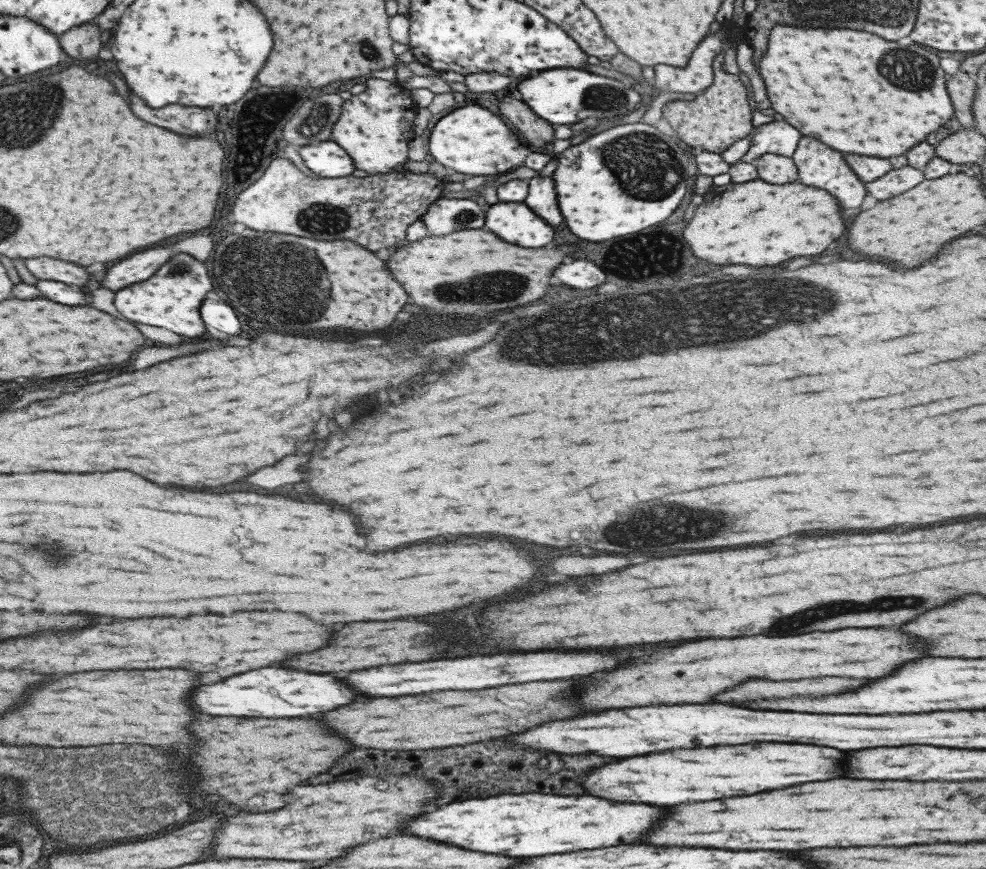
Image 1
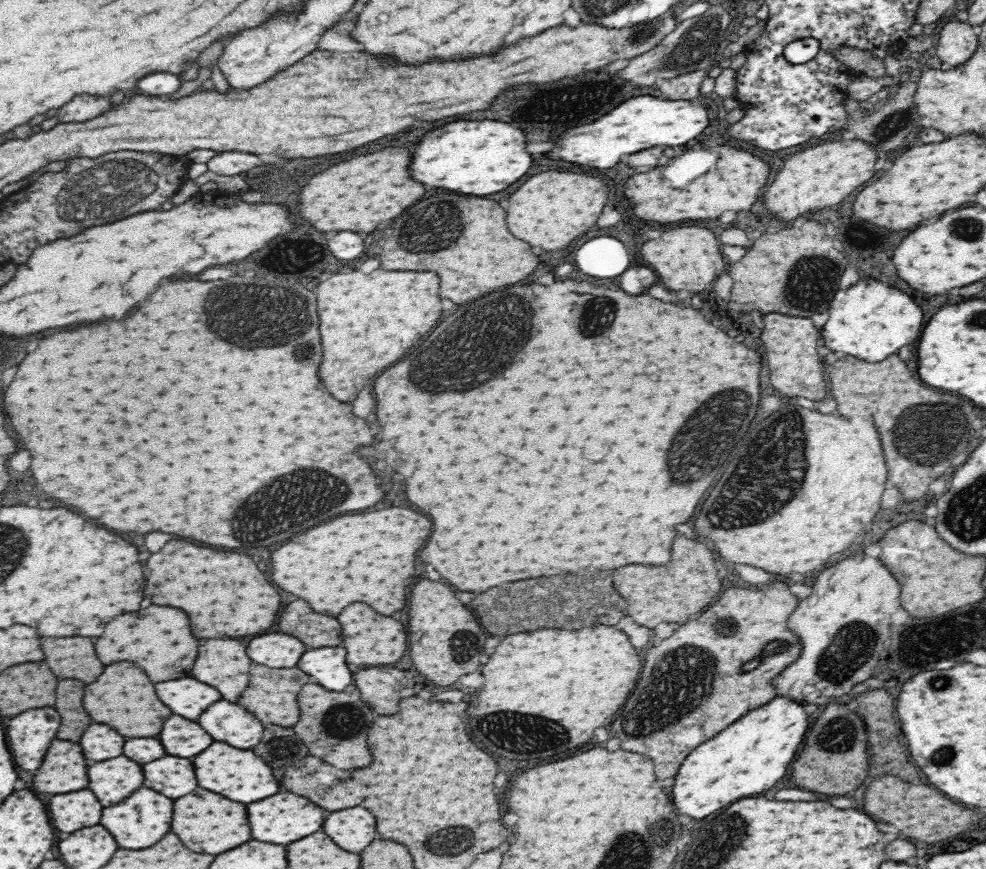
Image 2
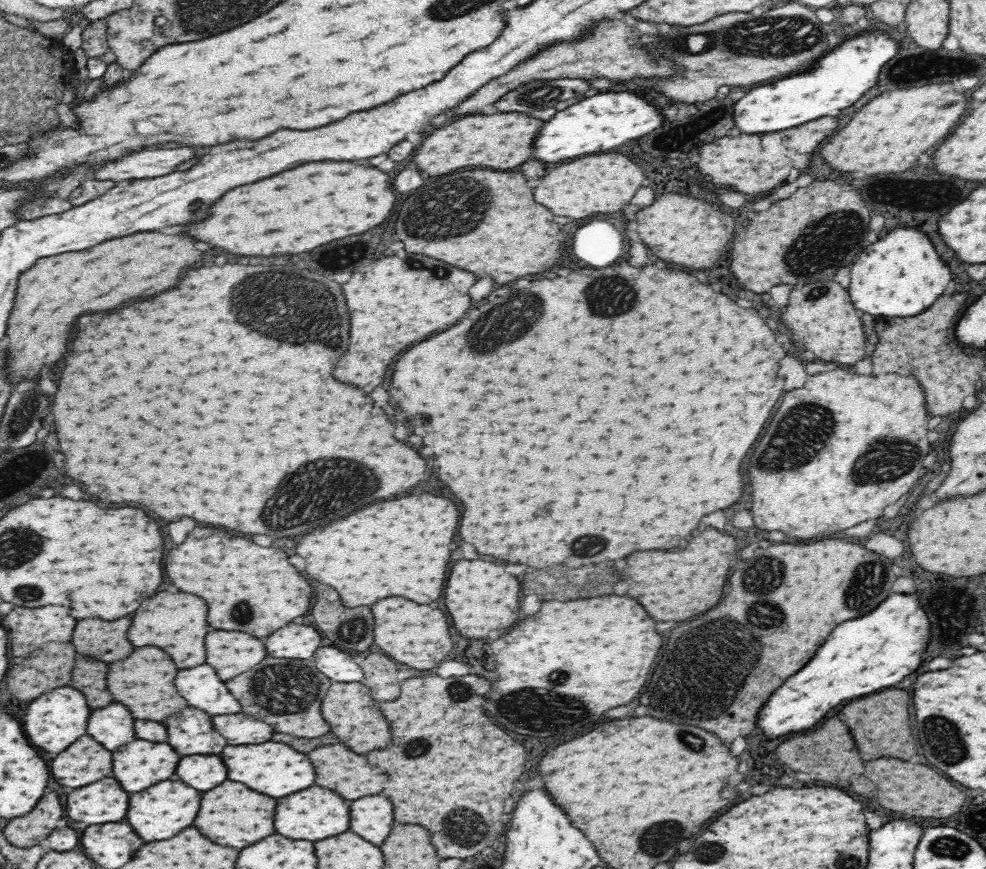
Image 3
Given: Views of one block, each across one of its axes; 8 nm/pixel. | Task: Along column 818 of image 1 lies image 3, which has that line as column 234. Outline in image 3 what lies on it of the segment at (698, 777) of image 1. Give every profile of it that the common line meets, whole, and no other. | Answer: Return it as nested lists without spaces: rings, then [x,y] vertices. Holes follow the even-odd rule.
[[[266,742],[266,744],[242,744],[242,746],[226,746],[220,754],[228,768],[228,778],[246,784],[248,788],[268,794],[272,798],[282,798],[294,794],[298,790],[314,786],[316,772],[306,754],[296,752],[288,744],[282,742]]]

